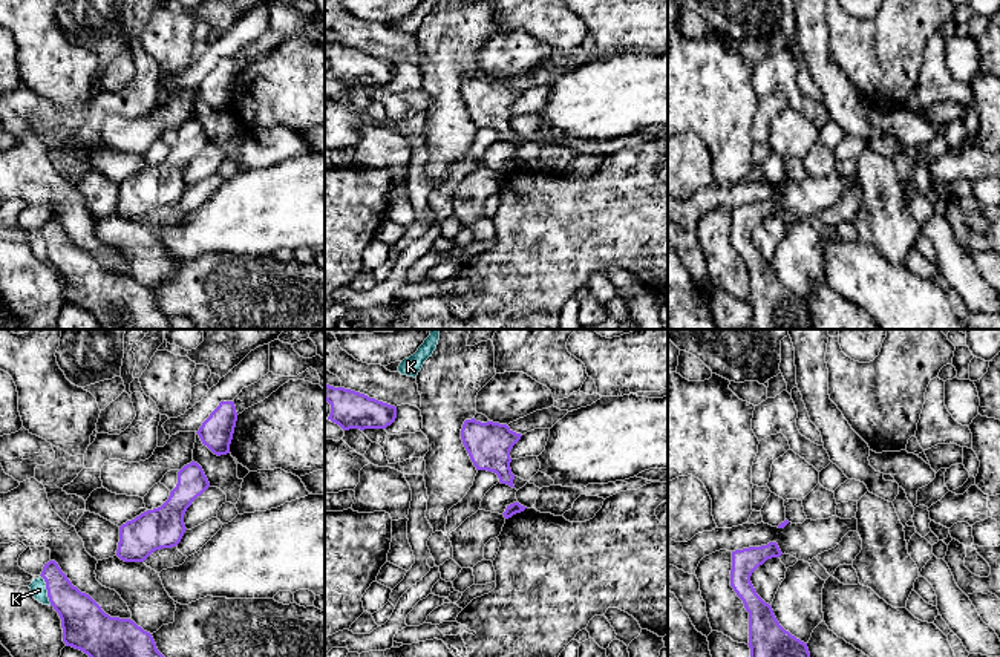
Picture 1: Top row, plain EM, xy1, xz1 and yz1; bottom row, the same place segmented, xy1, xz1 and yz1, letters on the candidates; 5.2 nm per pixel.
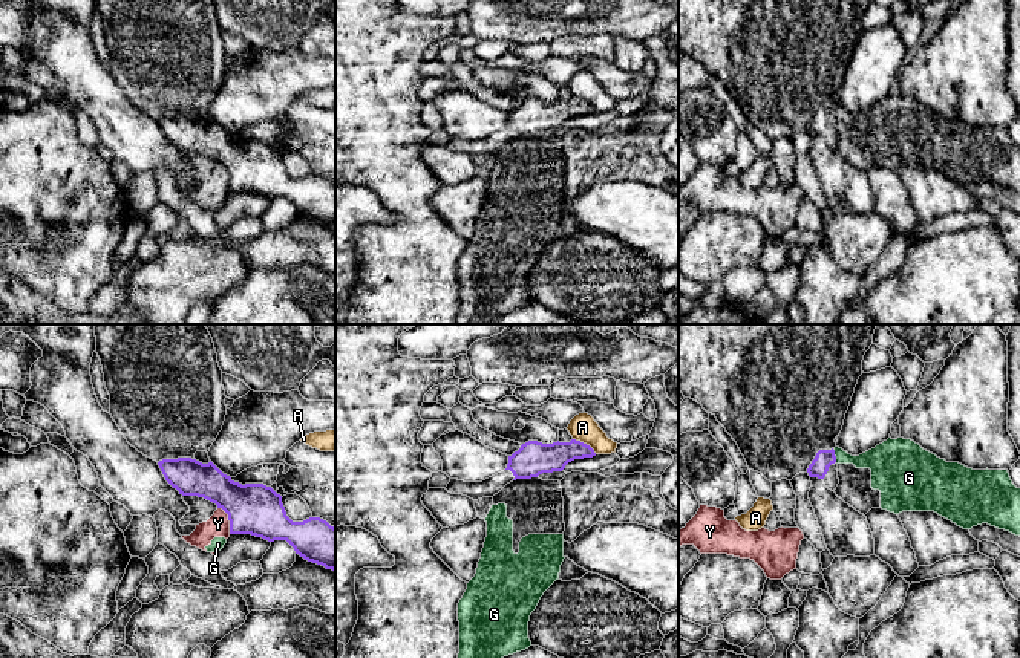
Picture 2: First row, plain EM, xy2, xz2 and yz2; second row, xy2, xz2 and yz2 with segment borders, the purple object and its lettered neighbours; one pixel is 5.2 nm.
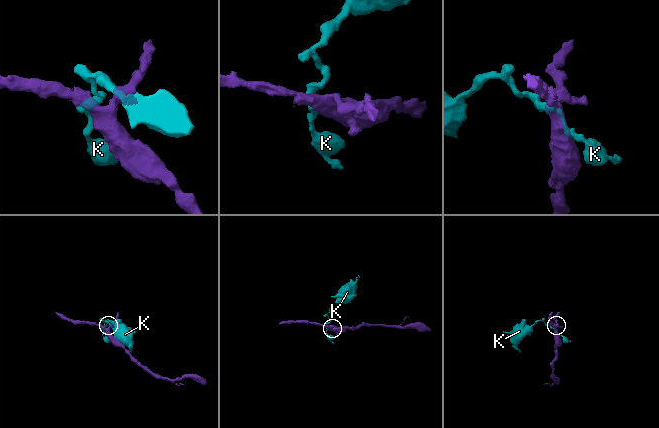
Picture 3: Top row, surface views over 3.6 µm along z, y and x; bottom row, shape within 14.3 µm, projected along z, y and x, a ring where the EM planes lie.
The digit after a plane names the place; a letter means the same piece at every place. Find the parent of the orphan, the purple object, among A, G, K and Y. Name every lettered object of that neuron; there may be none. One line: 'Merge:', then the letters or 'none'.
Merge: none

